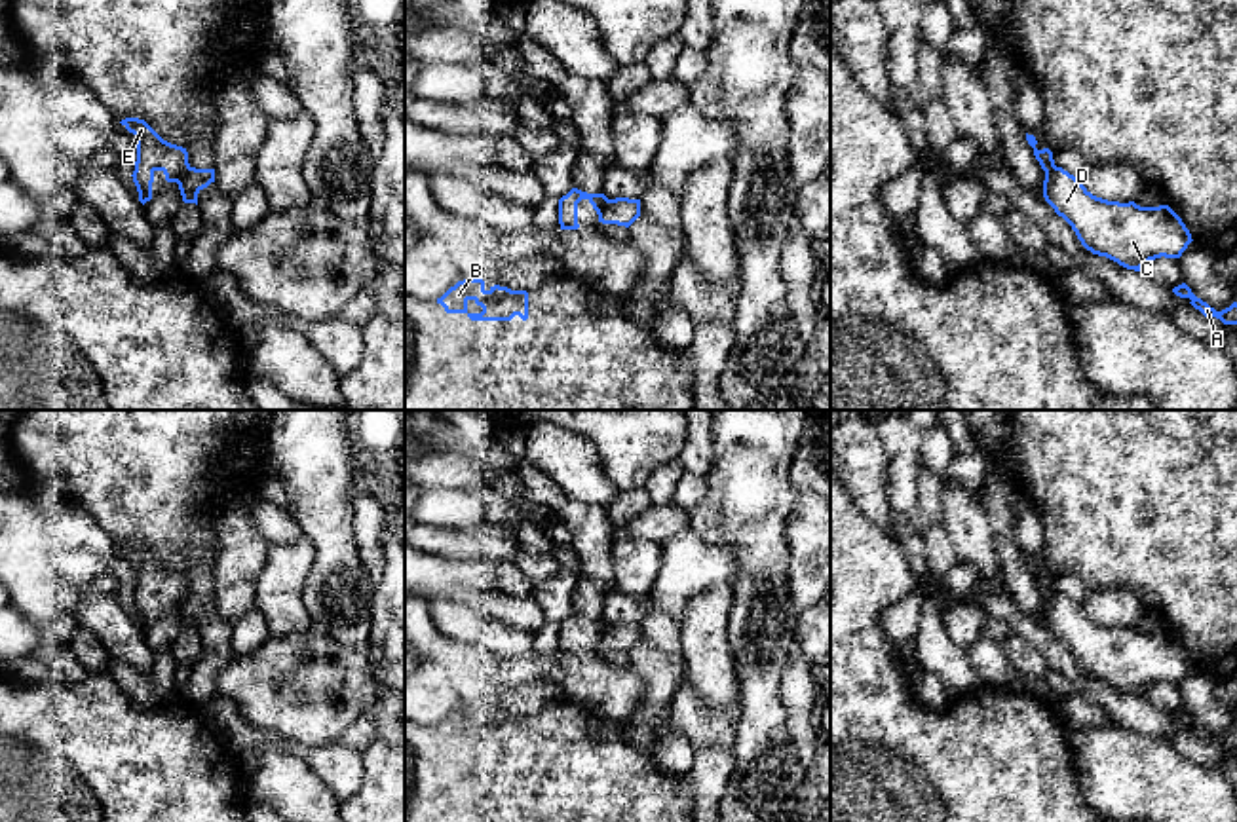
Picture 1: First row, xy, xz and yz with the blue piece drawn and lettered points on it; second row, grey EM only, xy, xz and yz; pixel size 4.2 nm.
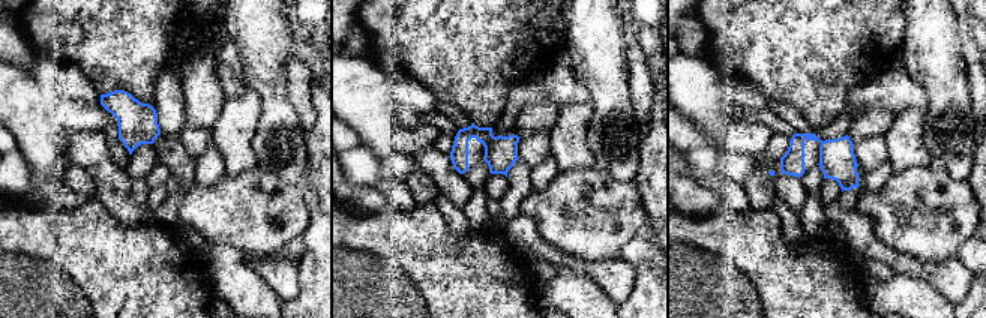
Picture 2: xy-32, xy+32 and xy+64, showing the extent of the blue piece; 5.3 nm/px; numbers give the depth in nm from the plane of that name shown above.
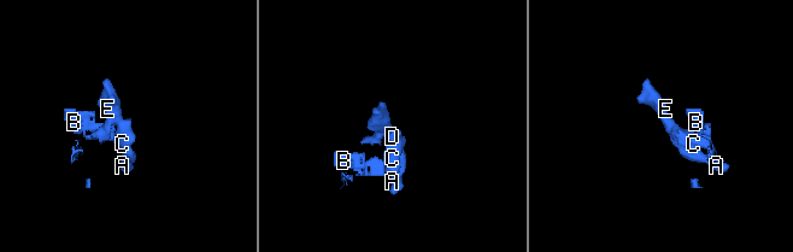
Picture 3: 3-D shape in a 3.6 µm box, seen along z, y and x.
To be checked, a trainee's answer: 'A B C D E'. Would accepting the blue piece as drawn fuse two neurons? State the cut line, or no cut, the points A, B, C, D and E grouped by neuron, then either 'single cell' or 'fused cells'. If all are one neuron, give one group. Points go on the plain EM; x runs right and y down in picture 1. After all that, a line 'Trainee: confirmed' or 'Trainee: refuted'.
cut in xy along (189, 591), (175, 606); A C D / B E; fused cells
Trainee: refuted

